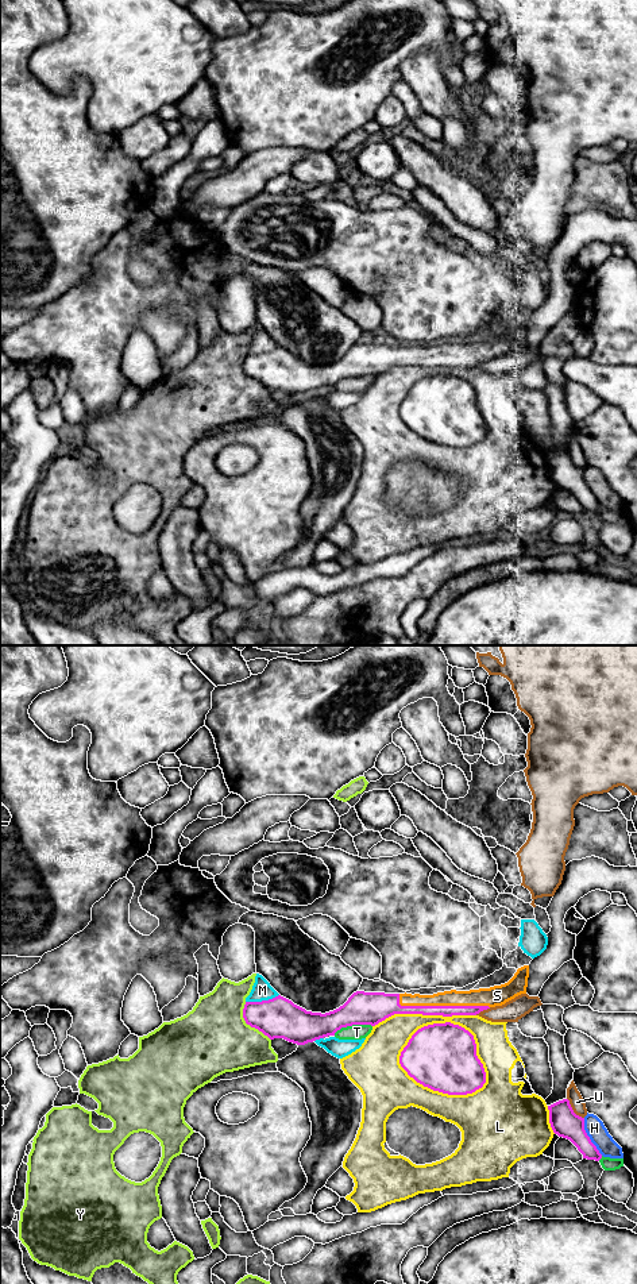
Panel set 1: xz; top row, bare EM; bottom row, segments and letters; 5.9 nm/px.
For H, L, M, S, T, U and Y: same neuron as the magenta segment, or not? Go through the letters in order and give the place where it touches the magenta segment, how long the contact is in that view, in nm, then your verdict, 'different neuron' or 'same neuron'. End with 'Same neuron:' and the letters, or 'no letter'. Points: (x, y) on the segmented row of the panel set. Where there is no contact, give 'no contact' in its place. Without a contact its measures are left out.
H: xz (589, 1137) | 260 nm | different neuron
L: xz (439, 1091) | 550 nm | different neuron
M: xz (262, 1001) | 200 nm | different neuron
S: xz (440, 1006) | 550 nm | same neuron
T: xz (352, 1024) | 240 nm | different neuron
U: xz (572, 1110) | 160 nm | different neuron
Y: xz (248, 1024) | 280 nm | different neuron
Same neuron: S

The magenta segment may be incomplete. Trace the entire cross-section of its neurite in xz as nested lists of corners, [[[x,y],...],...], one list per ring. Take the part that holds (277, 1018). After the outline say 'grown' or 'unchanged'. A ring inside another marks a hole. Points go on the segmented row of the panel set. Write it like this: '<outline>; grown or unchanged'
[[[529,965],[517,969],[505,984],[470,991],[444,991],[433,995],[354,992],[339,1009],[321,1014],[306,1011],[278,995],[269,1000],[246,1002],[243,1018],[270,1040],[283,1038],[297,1045],[335,1036],[341,1027],[371,1025],[394,1014],[476,1015],[526,994]]]; grown

